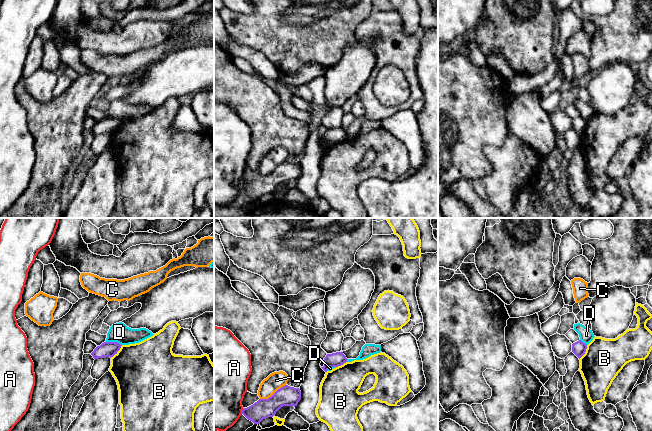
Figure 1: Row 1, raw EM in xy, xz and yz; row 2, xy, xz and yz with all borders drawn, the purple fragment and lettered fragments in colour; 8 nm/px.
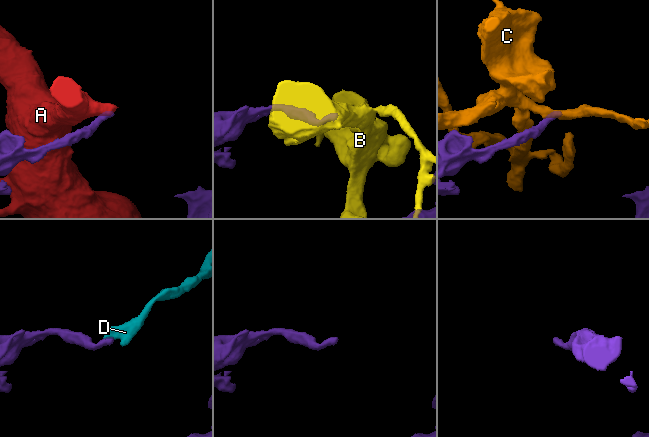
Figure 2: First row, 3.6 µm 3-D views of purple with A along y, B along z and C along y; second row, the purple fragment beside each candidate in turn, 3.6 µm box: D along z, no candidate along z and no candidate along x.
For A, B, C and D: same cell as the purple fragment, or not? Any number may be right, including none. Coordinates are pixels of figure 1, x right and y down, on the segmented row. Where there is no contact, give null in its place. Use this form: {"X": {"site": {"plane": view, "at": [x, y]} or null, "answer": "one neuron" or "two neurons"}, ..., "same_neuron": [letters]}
{"A": {"site": {"plane": "xz", "at": [242, 411]}, "answer": "two neurons"}, "B": {"site": {"plane": "xy", "at": [116, 352]}, "answer": "two neurons"}, "C": {"site": {"plane": "xz", "at": [272, 395]}, "answer": "two neurons"}, "D": {"site": {"plane": "xy", "at": [114, 342]}, "answer": "two neurons"}, "same_neuron": []}

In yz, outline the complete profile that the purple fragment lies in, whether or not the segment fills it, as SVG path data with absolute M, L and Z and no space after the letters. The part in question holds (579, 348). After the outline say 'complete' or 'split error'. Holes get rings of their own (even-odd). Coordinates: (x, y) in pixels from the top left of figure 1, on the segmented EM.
M581 340L572 344L572 352L580 359L586 352L587 345Z; complete

